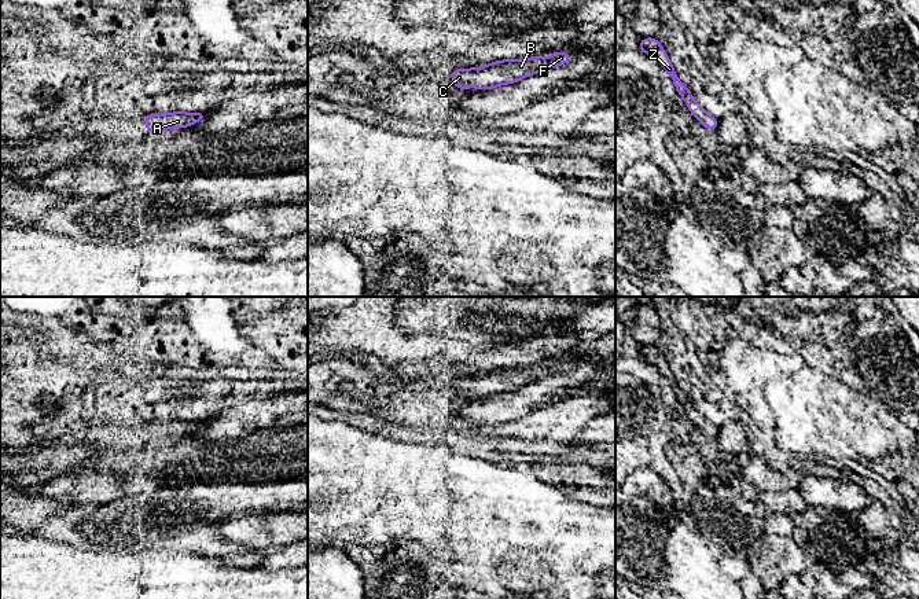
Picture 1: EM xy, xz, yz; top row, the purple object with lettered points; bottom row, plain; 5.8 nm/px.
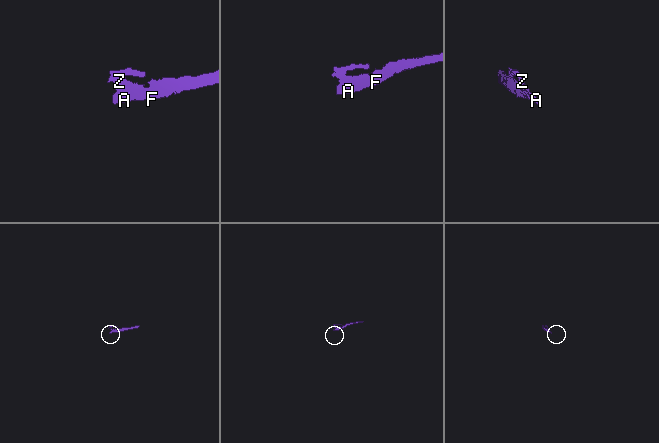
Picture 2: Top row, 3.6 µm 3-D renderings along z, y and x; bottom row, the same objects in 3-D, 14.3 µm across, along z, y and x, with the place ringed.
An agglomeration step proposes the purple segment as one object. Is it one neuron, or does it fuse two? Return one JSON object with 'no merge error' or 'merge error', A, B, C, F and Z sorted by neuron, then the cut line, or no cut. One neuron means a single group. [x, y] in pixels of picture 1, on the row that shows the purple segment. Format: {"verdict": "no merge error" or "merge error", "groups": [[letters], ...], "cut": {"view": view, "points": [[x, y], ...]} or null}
{"verdict": "no merge error", "groups": [["A", "B", "C", "F", "Z"]], "cut": null}

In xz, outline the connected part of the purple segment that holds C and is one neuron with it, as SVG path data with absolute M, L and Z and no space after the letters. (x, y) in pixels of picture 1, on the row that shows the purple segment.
M555 49L554 54L547 59L543 59L538 55L536 58L514 60L501 59L475 69L455 69L451 73L451 82L457 89L490 89L499 85L514 84L527 76L537 74L548 67L555 67L570 62L570 52L562 54L558 49Z

